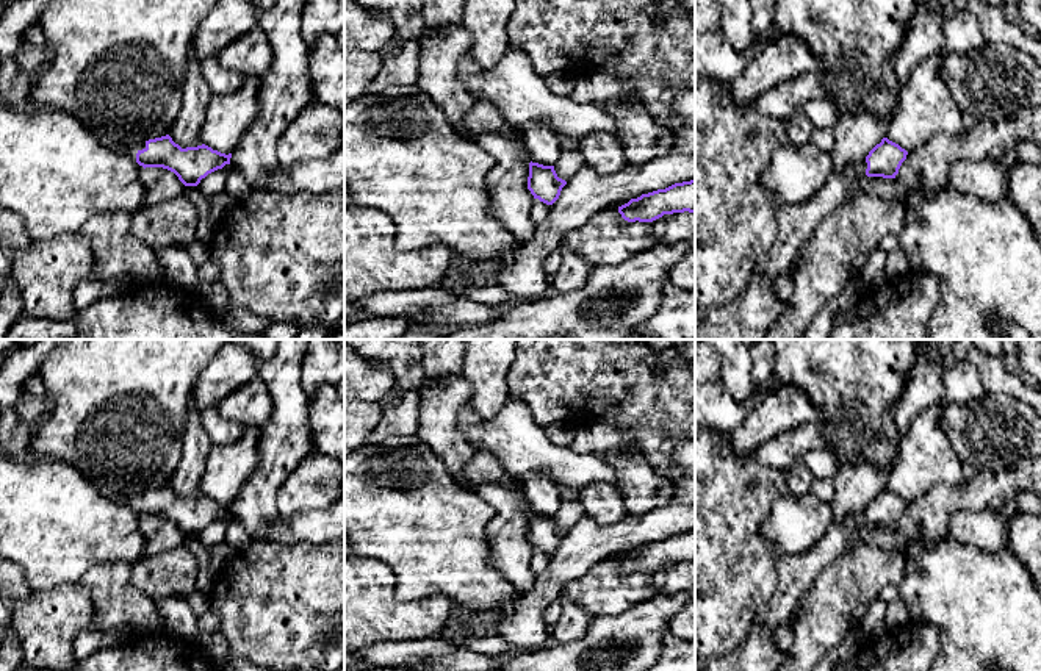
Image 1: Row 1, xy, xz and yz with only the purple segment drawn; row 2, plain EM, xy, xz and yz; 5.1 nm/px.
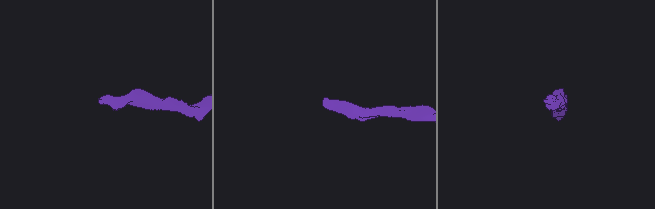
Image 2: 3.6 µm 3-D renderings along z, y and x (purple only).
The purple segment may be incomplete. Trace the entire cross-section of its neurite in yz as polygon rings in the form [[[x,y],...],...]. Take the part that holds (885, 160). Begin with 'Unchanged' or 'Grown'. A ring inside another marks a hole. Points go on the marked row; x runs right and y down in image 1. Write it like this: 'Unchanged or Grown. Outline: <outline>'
Grown. Outline: [[[883,138],[869,155],[859,163],[861,177],[895,178],[908,152],[899,144]]]

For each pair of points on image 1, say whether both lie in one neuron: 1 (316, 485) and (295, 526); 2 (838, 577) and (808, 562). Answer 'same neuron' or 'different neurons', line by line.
1: different neurons
2: different neurons

